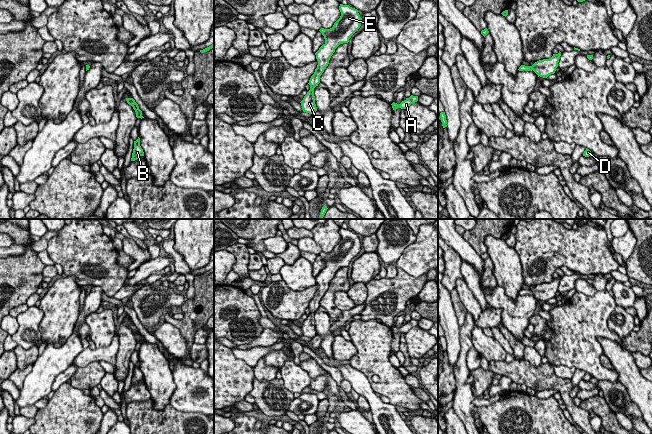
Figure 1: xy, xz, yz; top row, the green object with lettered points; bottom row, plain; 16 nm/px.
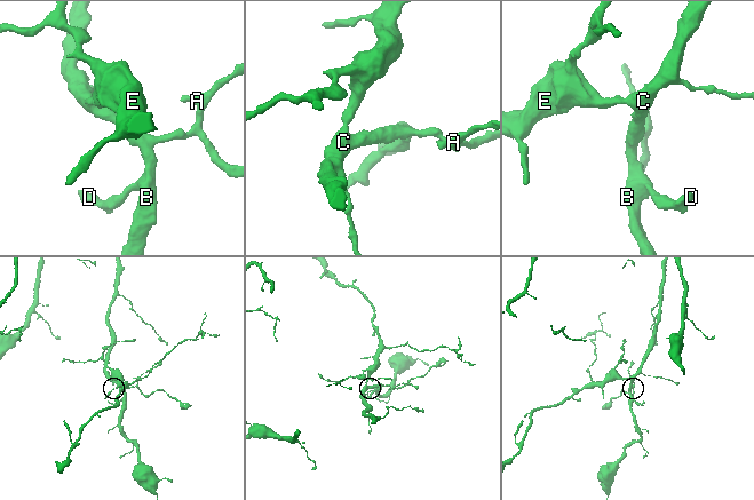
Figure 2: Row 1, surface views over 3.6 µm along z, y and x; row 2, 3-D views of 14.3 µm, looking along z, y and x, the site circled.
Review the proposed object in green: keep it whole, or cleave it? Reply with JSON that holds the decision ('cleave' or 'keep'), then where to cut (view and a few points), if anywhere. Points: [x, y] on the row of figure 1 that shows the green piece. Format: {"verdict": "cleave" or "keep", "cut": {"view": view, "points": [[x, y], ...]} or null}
{"verdict": "keep", "cut": null}

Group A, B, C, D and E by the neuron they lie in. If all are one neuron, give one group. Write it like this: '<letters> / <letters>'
A B C D E

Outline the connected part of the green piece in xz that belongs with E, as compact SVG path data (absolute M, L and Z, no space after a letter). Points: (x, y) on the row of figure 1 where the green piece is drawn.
M340 4L340 18L330 29L321 28L319 31L325 39L325 43L315 53L318 61L317 68L309 80L310 90L300 102L303 112L313 114L317 111L315 104L314 88L320 83L320 76L329 64L329 60L335 49L343 43L348 43L351 36L358 31L362 18L358 10L349 5Z

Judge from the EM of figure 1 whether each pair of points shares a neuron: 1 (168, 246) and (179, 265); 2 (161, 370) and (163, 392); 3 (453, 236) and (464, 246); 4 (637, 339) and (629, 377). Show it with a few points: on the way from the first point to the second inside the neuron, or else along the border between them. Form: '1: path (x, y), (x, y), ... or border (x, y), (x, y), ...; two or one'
1: path (171, 251), (178, 260); one
2: path (161, 375), (161, 387); one
3: path (456, 239), (461, 244); one
4: border (626, 349), (631, 352); two

